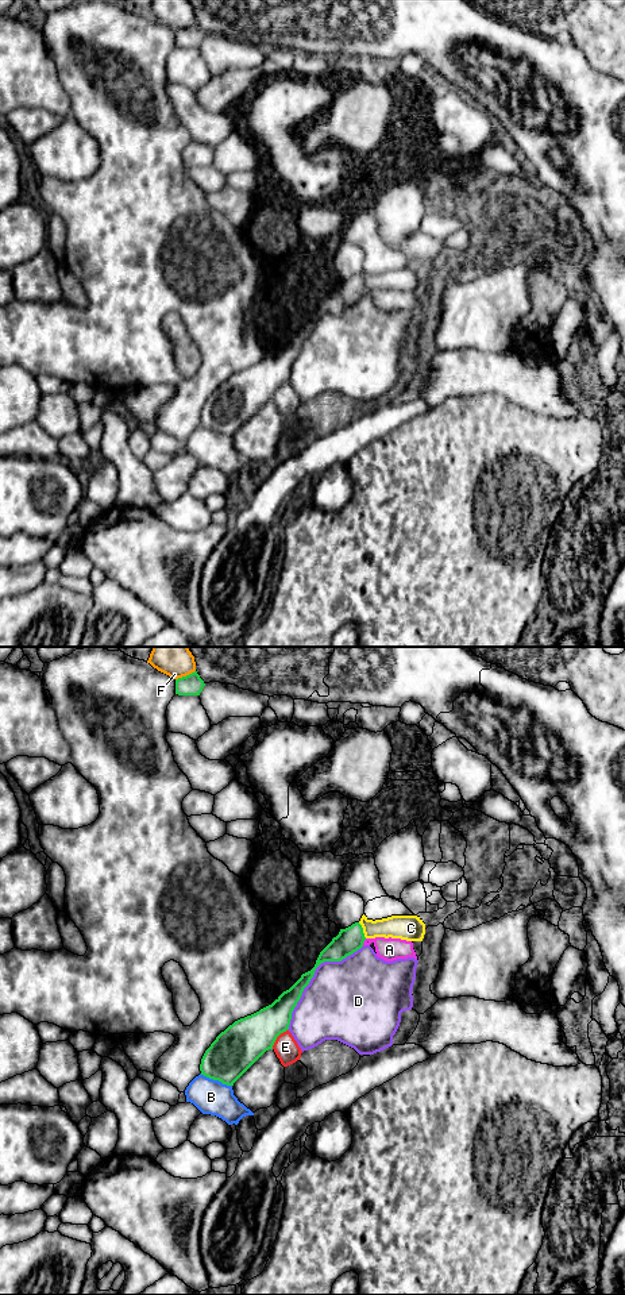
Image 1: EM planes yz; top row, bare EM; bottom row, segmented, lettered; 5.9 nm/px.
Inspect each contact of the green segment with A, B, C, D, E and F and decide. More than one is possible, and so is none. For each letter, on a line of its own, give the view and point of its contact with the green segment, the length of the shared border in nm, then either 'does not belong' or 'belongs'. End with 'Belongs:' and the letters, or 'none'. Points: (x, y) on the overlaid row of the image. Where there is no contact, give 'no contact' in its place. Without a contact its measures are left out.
A: meets green in yz at (363, 941); contact 50 nm long; does not belong
B: meets green in yz at (216, 1079); contact 200 nm long; does not belong
C: meets green in yz at (362, 931); contact 110 nm long; does not belong
D: meets green in yz at (313, 974); contact 700 nm long; does not belong
E: meets green in yz at (276, 1039); contact 150 nm long; does not belong
F: meets green in yz at (186, 675); contact 130 nm long; does not belong
Belongs: none

